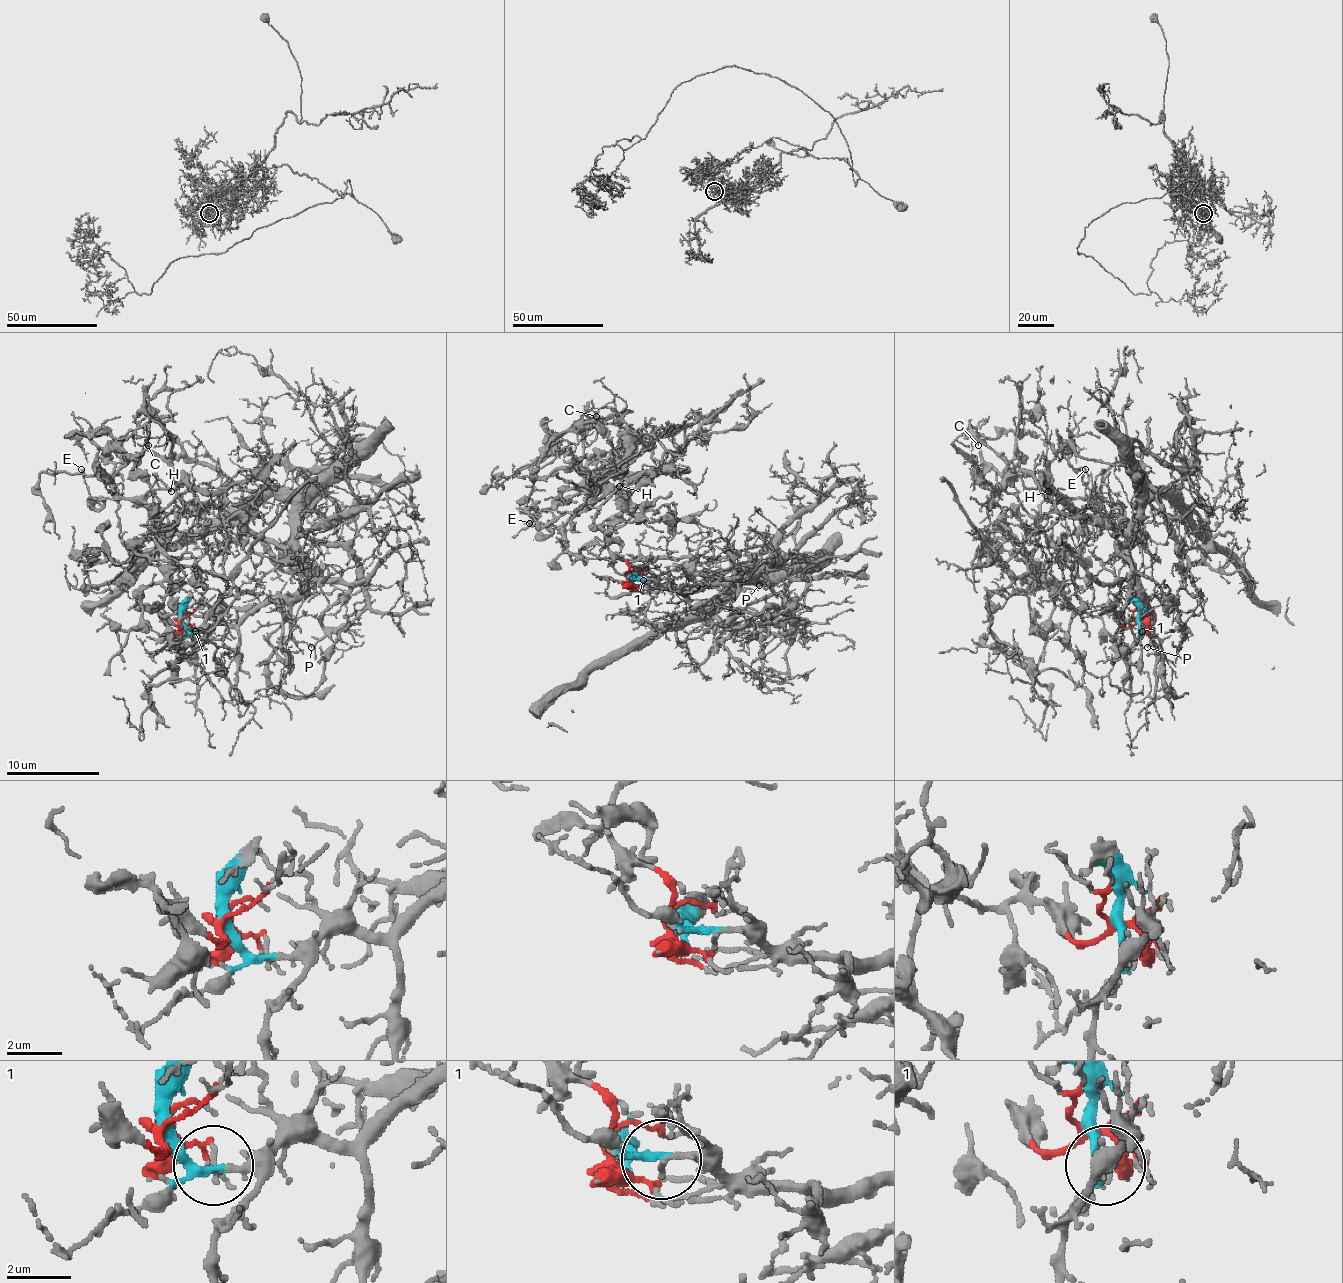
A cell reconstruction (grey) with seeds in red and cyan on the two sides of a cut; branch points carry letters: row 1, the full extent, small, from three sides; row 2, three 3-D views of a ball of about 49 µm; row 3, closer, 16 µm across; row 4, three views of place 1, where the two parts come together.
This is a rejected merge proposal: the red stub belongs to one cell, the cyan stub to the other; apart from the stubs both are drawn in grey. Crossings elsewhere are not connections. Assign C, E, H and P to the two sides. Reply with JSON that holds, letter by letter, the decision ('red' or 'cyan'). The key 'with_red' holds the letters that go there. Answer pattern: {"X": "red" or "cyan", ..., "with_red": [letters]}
{"C": "red", "E": "red", "H": "red", "P": "cyan", "with_red": ["C", "E", "H"]}

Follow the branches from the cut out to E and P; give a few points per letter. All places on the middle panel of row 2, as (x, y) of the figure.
E: (626, 575), (610, 534), (645, 471), (580, 462), (619, 425), (596, 492), (559, 524), (529, 522)
P: (629, 575), (638, 580), (656, 580), (663, 587), (691, 589), (710, 585), (738, 585), (754, 589), (759, 585)

